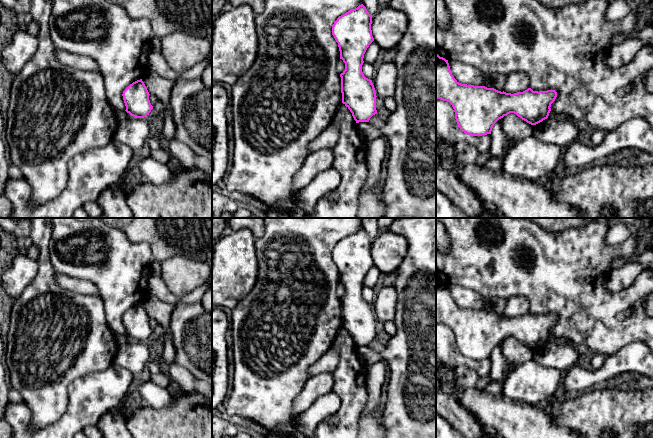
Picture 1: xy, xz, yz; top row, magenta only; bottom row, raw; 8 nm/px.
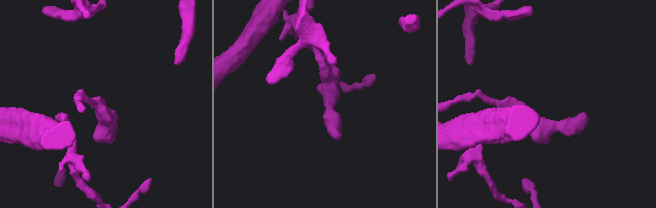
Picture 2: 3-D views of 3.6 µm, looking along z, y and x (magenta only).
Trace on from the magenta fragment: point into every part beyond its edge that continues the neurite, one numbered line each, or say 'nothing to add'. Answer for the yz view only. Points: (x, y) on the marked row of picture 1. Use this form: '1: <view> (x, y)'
nothing to add

